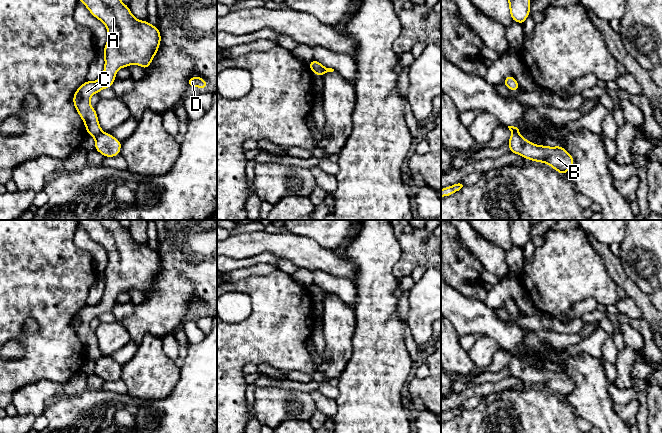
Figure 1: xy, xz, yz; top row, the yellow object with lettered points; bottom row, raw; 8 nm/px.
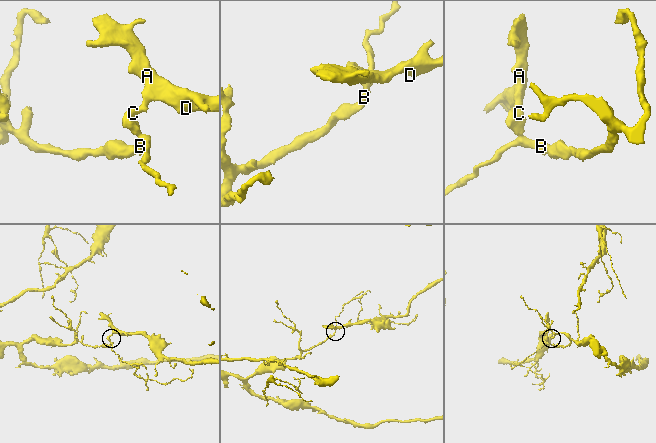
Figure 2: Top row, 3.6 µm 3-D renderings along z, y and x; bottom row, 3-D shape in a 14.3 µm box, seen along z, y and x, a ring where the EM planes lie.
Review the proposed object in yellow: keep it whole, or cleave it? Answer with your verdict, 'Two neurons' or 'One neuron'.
Two neurons

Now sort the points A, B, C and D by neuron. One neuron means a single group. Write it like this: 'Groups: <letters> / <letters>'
Groups: A C D / B

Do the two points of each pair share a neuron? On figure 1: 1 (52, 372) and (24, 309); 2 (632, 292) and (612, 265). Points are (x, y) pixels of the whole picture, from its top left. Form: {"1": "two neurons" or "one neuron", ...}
{"1": "one neuron", "2": "one neuron"}

